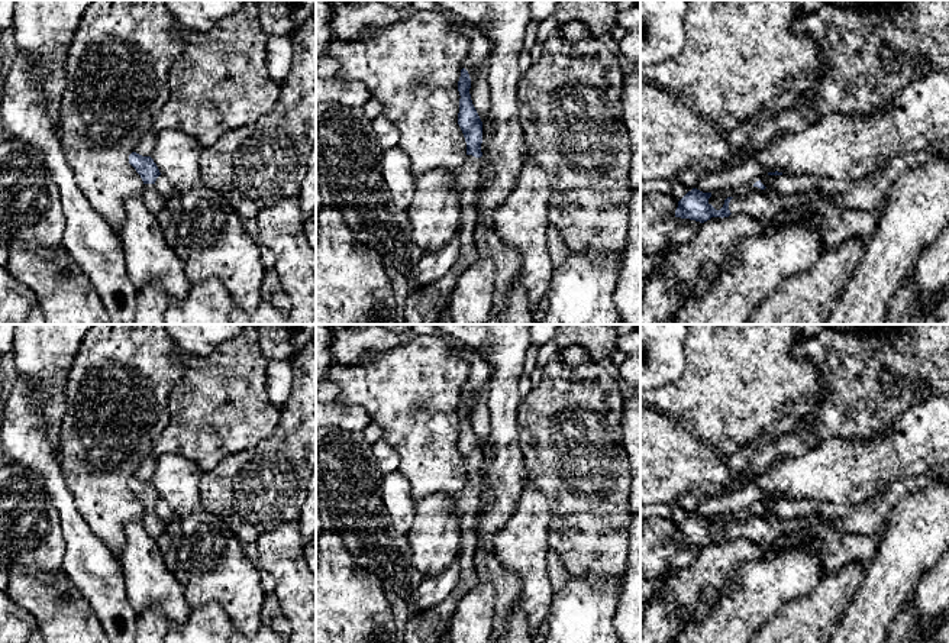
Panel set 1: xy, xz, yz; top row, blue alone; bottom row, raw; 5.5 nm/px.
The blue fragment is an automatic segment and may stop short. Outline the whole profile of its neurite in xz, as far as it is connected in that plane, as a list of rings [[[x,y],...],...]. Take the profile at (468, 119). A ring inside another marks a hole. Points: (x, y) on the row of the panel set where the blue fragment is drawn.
[[[462,68],[458,81],[461,96],[458,125],[467,142],[467,159],[456,172],[459,184],[459,256],[442,280],[410,291],[406,306],[401,310],[404,324],[436,324],[455,282],[478,259],[474,232],[478,222],[475,191],[481,178],[482,122],[472,104],[469,88],[469,74]]]

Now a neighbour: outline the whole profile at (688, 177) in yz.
[[[684,168],[680,171],[680,174],[675,177],[677,181],[680,181],[681,184],[690,187],[694,185],[703,175],[708,175],[713,174],[707,169],[704,171],[698,171],[698,169],[693,169],[693,168]]]

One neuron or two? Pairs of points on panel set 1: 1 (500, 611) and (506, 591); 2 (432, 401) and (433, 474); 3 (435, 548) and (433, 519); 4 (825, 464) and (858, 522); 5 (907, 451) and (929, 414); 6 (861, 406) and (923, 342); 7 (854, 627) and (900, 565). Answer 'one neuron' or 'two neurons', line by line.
1: one neuron
2: one neuron
3: one neuron
4: two neurons
5: one neuron
6: one neuron
7: one neuron

